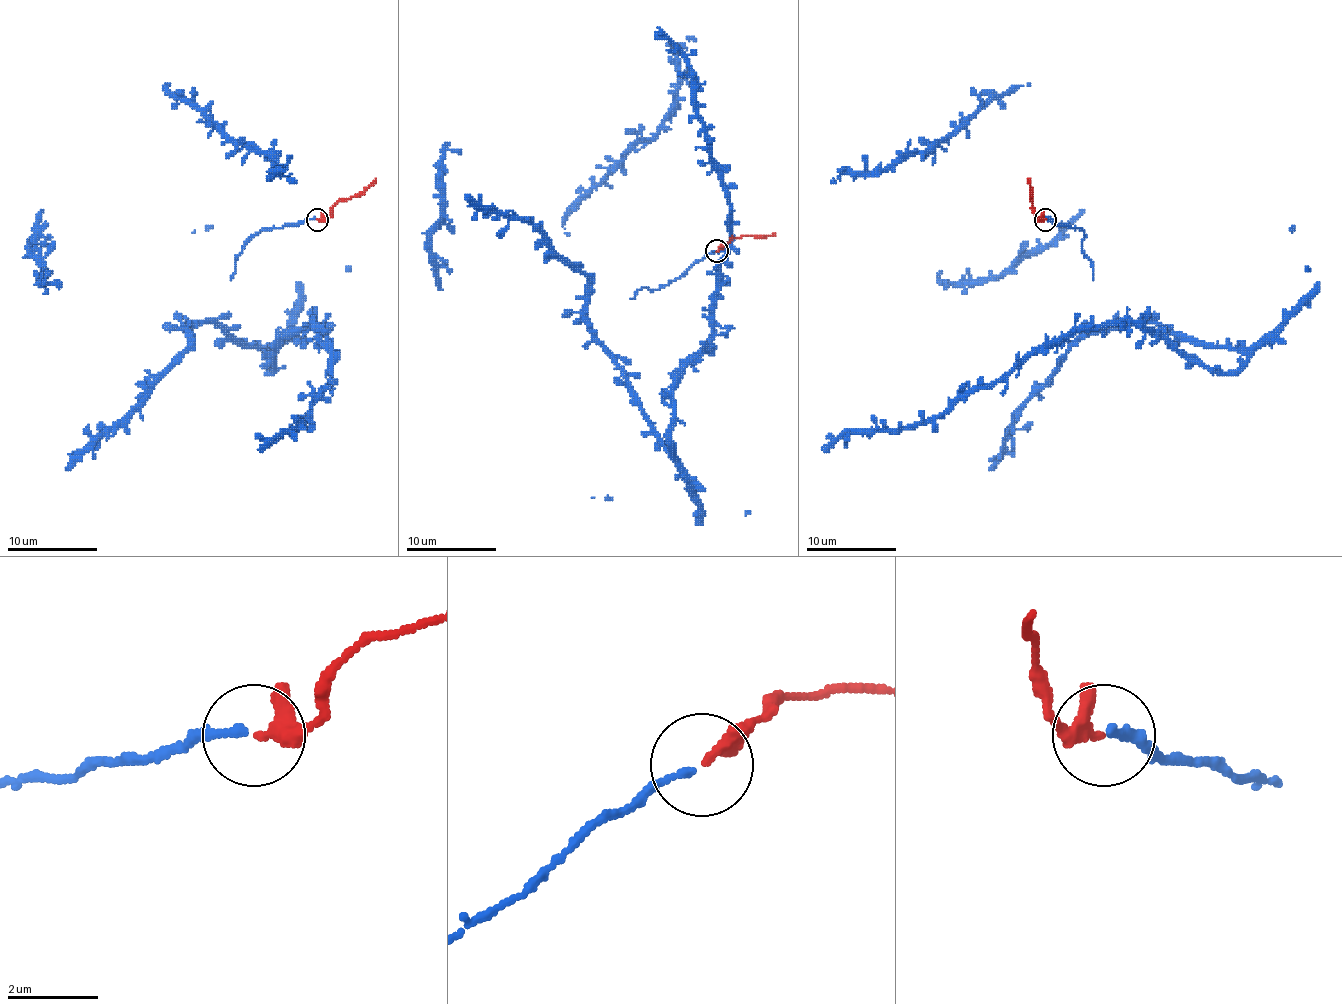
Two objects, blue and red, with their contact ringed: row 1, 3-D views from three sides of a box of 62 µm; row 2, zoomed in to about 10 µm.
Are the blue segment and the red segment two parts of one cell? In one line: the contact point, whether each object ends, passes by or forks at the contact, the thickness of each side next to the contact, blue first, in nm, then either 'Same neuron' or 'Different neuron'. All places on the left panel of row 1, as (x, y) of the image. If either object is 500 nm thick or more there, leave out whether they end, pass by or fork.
Place: (317, 219). At the ring blue ends. At the ring red passes by. Thickness 170 nm (blue) against 190 nm. Same neuron

